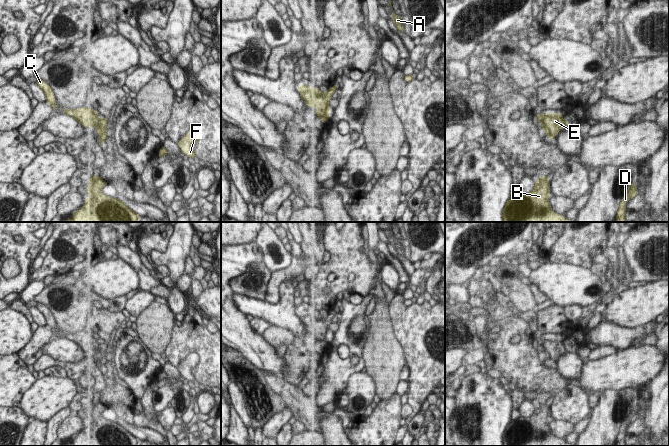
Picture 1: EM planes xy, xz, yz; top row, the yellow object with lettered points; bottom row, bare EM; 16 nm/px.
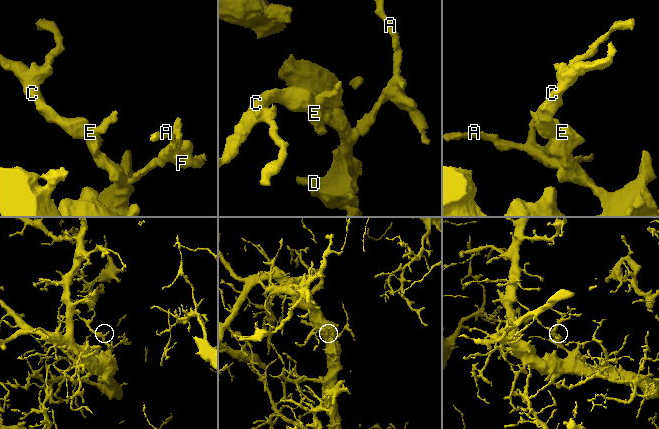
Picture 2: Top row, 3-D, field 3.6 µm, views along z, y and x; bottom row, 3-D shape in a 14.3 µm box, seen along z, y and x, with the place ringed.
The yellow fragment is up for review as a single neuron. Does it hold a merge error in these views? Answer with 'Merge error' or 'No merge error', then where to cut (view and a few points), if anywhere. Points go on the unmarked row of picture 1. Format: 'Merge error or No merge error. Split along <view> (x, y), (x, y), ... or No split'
No merge error. No split.

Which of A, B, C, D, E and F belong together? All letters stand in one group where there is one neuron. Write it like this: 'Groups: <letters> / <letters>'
Groups: A B C D E F.

